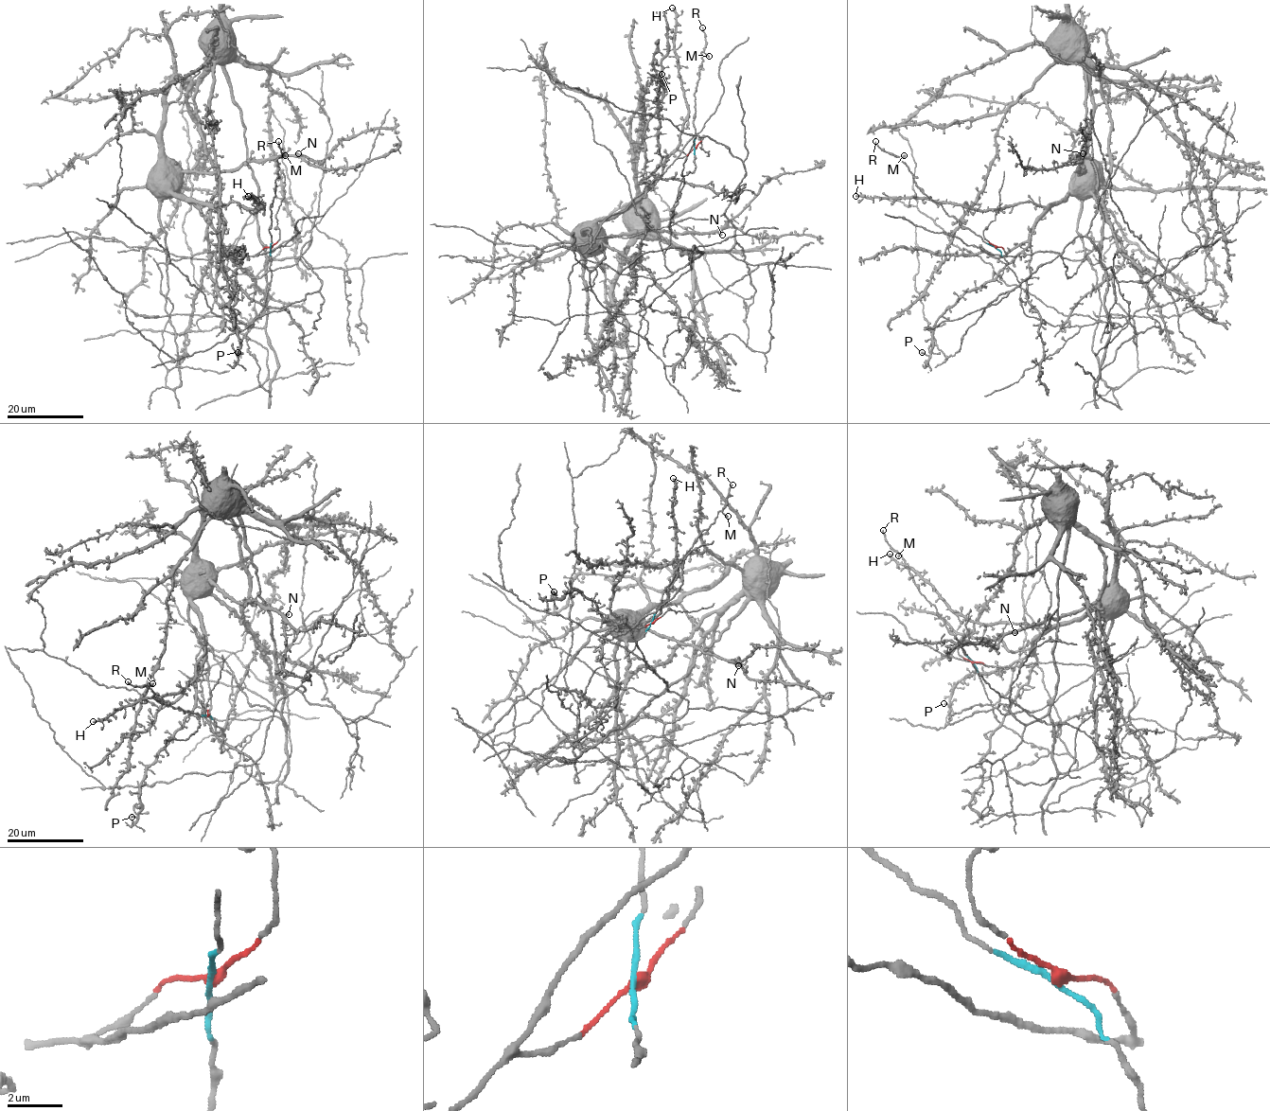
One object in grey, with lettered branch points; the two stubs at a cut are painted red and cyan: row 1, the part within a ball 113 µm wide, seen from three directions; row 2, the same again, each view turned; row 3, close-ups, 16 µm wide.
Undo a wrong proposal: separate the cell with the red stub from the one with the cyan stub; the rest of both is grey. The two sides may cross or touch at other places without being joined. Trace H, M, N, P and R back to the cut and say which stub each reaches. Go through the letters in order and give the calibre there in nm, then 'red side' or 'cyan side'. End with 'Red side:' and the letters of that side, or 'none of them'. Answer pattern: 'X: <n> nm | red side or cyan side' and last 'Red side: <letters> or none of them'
H: 360 nm | red side
M: 300 nm | cyan side
N: 320 nm | red side
P: 280 nm | red side
R: 200 nm | cyan side
Red side: H, N, P

